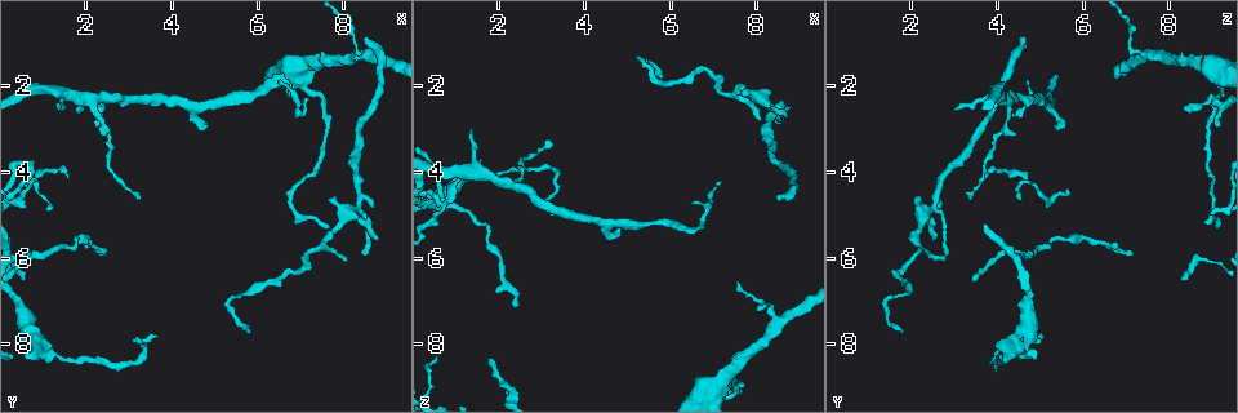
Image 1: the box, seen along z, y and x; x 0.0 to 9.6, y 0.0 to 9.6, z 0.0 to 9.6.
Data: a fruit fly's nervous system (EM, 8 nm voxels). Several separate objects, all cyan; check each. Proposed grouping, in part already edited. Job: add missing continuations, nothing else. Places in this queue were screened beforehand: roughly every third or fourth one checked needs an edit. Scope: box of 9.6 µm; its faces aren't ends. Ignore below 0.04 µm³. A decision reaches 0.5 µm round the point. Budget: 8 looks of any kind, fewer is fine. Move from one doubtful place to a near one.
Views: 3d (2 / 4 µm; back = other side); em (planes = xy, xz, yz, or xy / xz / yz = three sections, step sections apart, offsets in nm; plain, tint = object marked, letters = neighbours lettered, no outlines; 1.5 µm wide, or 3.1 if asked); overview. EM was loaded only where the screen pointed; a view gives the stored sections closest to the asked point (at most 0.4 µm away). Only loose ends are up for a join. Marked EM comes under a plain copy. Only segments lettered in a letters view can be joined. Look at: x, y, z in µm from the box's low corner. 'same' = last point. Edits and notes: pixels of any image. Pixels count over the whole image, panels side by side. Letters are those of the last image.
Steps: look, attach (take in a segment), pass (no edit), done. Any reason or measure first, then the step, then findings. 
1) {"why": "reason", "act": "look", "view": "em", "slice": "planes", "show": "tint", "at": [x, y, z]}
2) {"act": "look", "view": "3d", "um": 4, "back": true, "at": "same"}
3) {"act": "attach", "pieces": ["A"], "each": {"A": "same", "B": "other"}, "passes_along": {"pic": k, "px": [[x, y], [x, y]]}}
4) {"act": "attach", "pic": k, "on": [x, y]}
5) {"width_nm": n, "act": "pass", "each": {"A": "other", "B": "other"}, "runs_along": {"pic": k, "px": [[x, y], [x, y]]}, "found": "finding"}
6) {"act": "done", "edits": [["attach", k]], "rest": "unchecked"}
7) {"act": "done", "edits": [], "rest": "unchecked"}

{"why": "an open end", "act": "look", "view": "3d", "um": 2, "at": [4.75, 2.90, 5.40]}

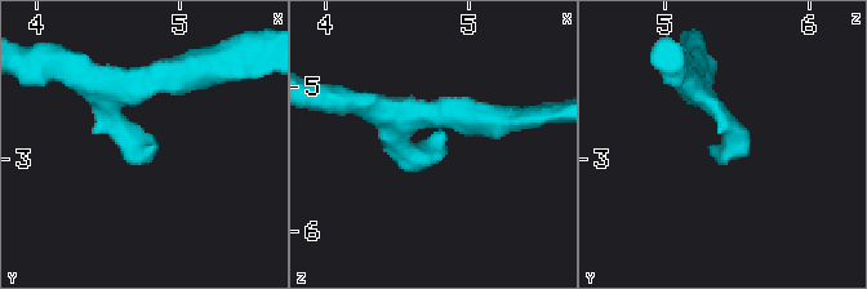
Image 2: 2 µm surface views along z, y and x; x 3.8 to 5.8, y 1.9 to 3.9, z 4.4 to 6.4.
{"why": "shape alone is not enough", "act": "look", "view": "em", "slice": "planes", "show": "letters", "at": [4.82, 2.92, 5.34]}

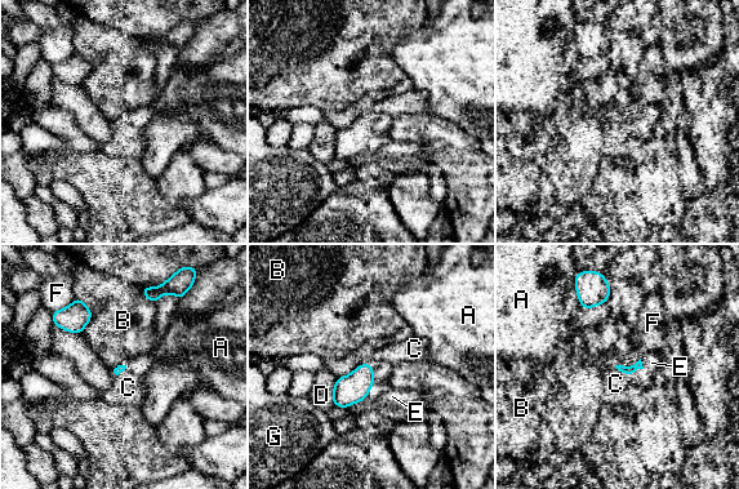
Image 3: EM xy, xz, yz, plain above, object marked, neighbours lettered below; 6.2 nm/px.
{"act": "pass", "each": {"A": "other", "B": "other", "C": "other", "D": "other", "E": "other", "F": "other", "G": "other"}, "found": "none of them fits"}

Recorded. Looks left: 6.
{"why": "end of a long branch", "act": "look", "view": "em", "slice": "planes", "show": "letters", "at": [7.20, 2.30, 4.25]}

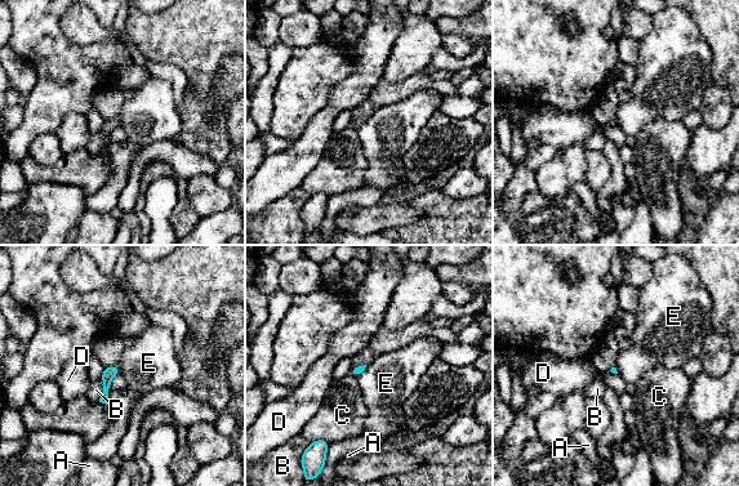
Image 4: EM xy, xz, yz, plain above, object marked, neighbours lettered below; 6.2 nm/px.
{"act": "pass", "each": {"A": "other", "B": "other", "C": "other", "D": "other", "E": "other"}, "border": {"pic": 4, "px": [[366, 365], [356, 377]]}, "found": "none of them fits"}

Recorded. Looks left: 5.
{"why": "end of a long branch", "act": "look", "view": "em", "slice": "planes", "show": "letters", "at": [8.55, 0.80, 4.60]}

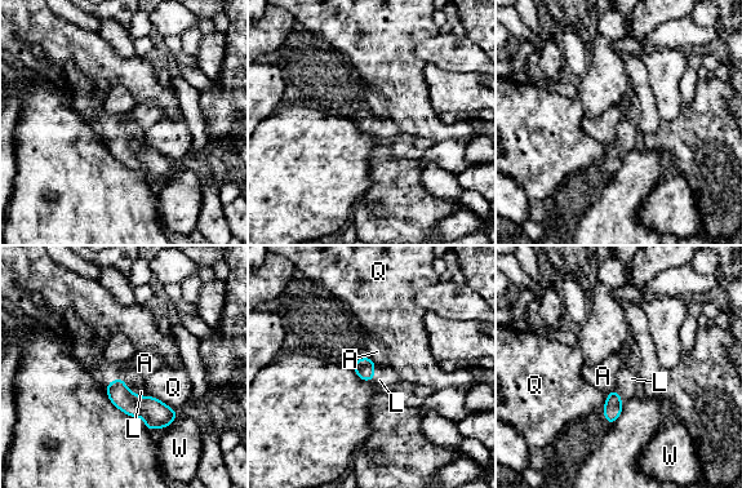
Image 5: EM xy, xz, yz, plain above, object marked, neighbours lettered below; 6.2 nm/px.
{"act": "attach", "pieces": ["L"], "each": {"A": "other", "L": "same", "Q": "other", "W": "other"}, "found": "the cell continues"}

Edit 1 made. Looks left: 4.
{"act": "done", "edits": [["attach", 5]], "rest": "unchecked"}

